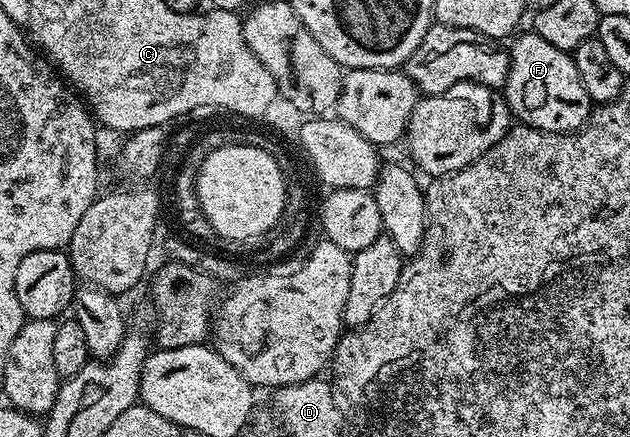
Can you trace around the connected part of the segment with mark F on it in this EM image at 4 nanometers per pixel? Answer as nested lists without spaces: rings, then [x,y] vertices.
[[[526,31],[526,35],[518,34],[512,40],[513,47],[508,48],[509,72],[505,78],[503,94],[512,118],[518,124],[540,131],[580,131],[589,120],[591,104],[587,89],[583,89],[583,81],[579,81],[579,69],[575,69],[572,54],[555,49],[551,41],[543,41],[543,37],[539,37],[536,31]]]

